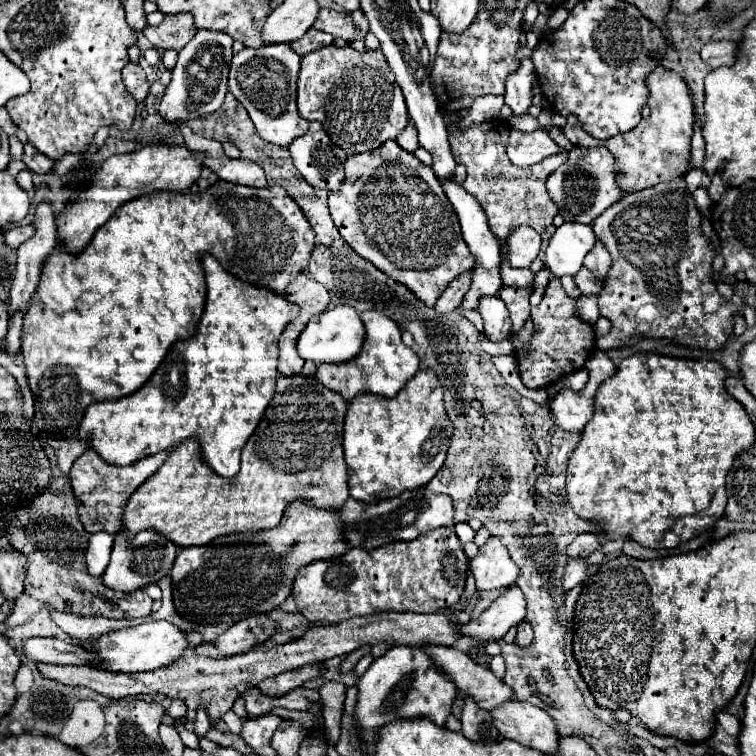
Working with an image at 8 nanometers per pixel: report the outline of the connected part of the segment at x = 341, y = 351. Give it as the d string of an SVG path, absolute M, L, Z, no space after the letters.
M339 305L323 311L321 315L315 315L315 319L309 321L305 331L299 335L297 351L303 359L313 361L315 365L347 363L349 359L355 359L359 355L363 341L365 341L365 327L357 311L353 311L353 307L349 305Z

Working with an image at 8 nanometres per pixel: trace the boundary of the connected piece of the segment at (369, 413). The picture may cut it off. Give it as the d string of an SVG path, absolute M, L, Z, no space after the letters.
M419 371L399 391L399 395L391 399L381 399L371 393L355 397L347 407L343 439L345 463L349 473L349 495L363 503L377 503L383 499L393 499L403 491L413 491L427 485L445 461L451 433L453 423L443 409L443 387L433 371Z

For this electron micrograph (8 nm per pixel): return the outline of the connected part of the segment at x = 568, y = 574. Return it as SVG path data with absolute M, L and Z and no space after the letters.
M581 557L569 559L569 563L567 563L567 567L565 567L565 573L563 573L563 581L561 581L563 589L569 591L569 589L573 589L575 585L583 583L583 579L585 579L585 575L587 575L587 567L589 567L589 565L587 565Z

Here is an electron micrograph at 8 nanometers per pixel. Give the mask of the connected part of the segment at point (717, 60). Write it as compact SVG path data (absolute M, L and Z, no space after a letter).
M717 41L717 43L707 43L701 49L701 57L705 63L709 63L713 69L723 67L723 65L733 65L737 59L737 43L735 41Z

